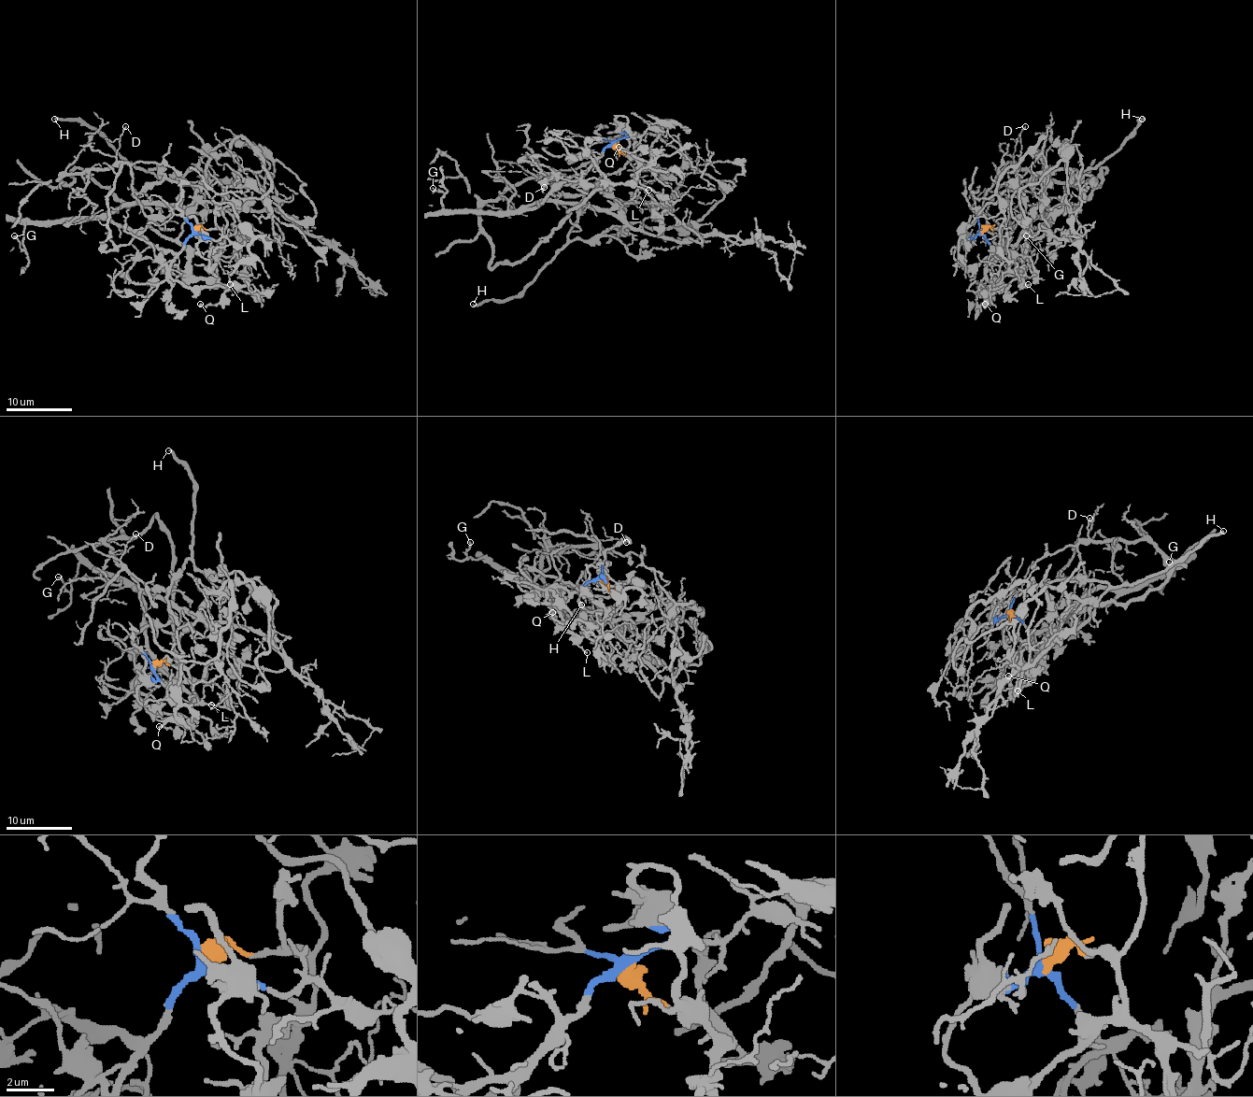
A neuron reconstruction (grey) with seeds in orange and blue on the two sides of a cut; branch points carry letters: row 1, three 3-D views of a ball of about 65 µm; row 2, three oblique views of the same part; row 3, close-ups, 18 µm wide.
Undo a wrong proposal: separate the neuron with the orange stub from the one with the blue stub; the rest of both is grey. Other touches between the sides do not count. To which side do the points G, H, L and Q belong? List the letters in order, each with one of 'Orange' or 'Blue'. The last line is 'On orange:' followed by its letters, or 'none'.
G: Blue
H: Blue
L: Orange
Q: Orange
On orange: L, Q

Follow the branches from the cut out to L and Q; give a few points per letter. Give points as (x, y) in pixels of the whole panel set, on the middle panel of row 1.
L: (614, 143), (620, 151), (642, 164), (635, 178), (639, 187), (648, 191)
Q: (614, 143), (642, 164), (635, 179), (648, 165), (650, 154), (644, 148), (633, 152), (619, 146)

